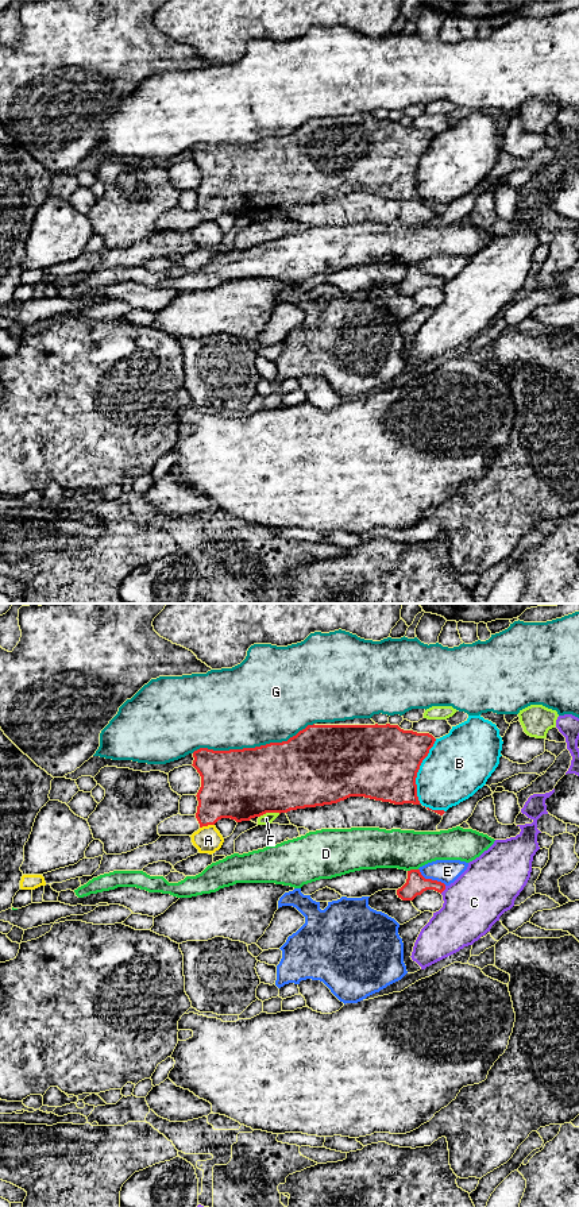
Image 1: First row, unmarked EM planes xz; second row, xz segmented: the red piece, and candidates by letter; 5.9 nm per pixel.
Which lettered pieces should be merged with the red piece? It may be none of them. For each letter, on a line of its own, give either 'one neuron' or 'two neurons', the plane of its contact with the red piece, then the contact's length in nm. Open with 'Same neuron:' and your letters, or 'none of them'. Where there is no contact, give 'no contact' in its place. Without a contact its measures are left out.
Same neuron: none of them
A: two neurons | xz | 90 nm
B: two neurons | xz | 400 nm
C: two neurons | xz | 60 nm
D: two neurons | xz | 70 nm
E: two neurons | xz | 190 nm
F: two neurons | xz | 130 nm
G: two neurons | xz | 750 nm

